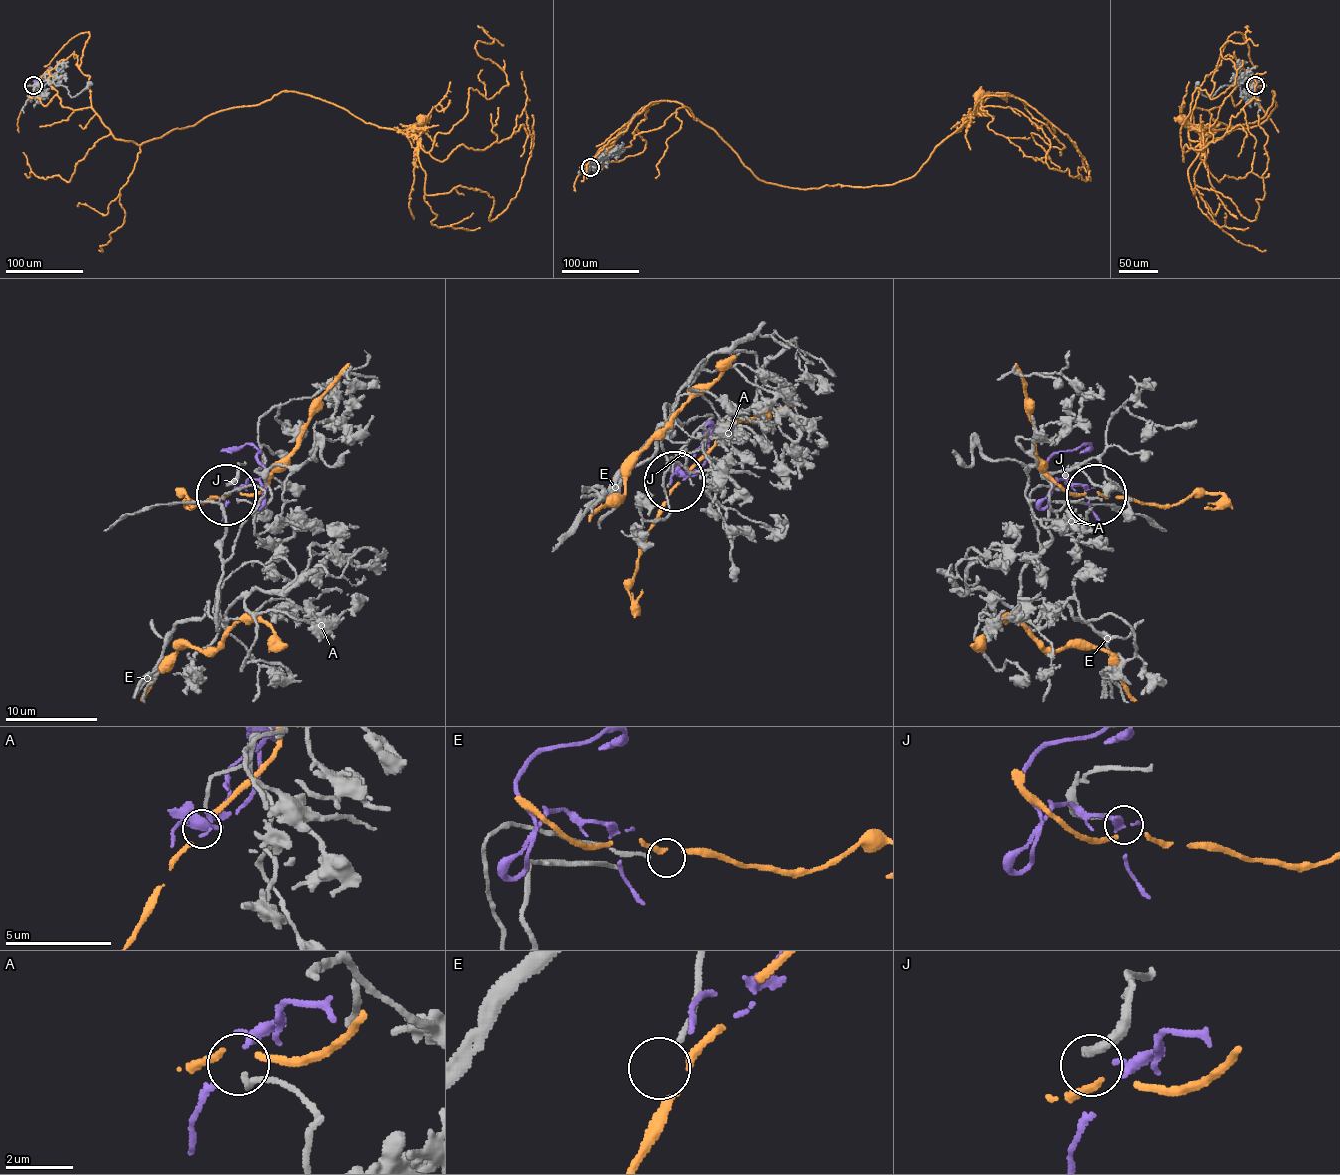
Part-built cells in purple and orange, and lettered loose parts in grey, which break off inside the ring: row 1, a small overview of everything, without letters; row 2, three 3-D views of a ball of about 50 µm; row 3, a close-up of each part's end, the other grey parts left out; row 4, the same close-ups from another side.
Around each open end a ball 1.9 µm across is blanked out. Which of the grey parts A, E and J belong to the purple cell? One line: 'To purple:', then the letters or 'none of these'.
To purple: J

